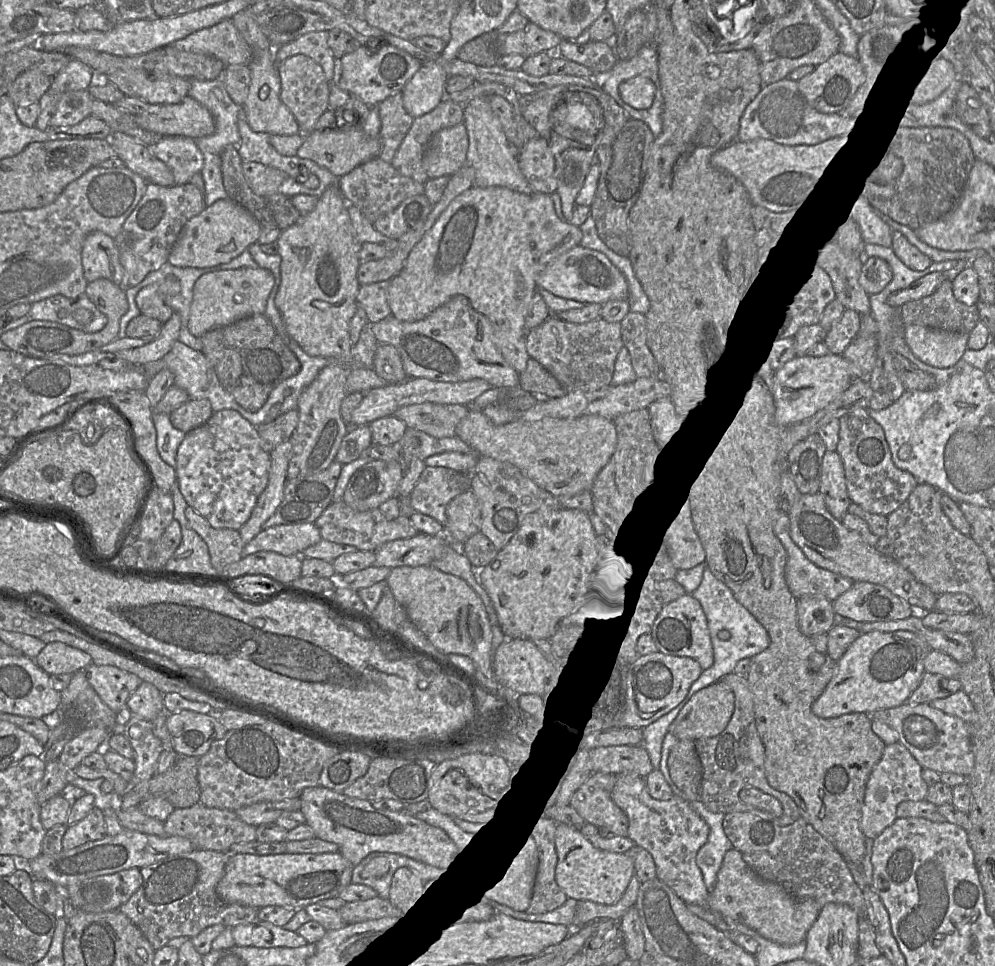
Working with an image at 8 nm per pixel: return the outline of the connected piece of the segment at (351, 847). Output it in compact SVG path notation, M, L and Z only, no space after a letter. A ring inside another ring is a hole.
M321 785L305 788L299 799L300 811L305 817L305 823L313 829L315 837L337 844L339 852L354 867L372 852L401 854L425 864L454 863L461 855L460 845L451 839L443 829L432 826L404 811L376 809L368 800L351 798L342 792L336 792Z

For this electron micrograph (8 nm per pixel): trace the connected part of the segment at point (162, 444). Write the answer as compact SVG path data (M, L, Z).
M153 408L153 423L156 429L156 446L164 462L176 466L177 450L186 433L173 427L169 414L156 413Z

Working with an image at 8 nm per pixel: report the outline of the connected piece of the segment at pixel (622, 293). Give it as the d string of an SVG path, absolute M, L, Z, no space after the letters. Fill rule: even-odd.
M581 245L571 248L548 264L536 276L536 285L556 296L577 300L585 304L602 304L608 300L629 299L628 284L622 272L605 254Z

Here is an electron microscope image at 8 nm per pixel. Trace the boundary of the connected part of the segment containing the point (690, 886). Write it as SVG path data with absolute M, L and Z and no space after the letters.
M632 775L617 777L611 798L627 815L627 837L652 856L656 877L687 905L706 906L709 892L697 866L696 855L708 840L709 826L691 808L690 802L675 795L666 801L656 800L648 793L646 779Z

